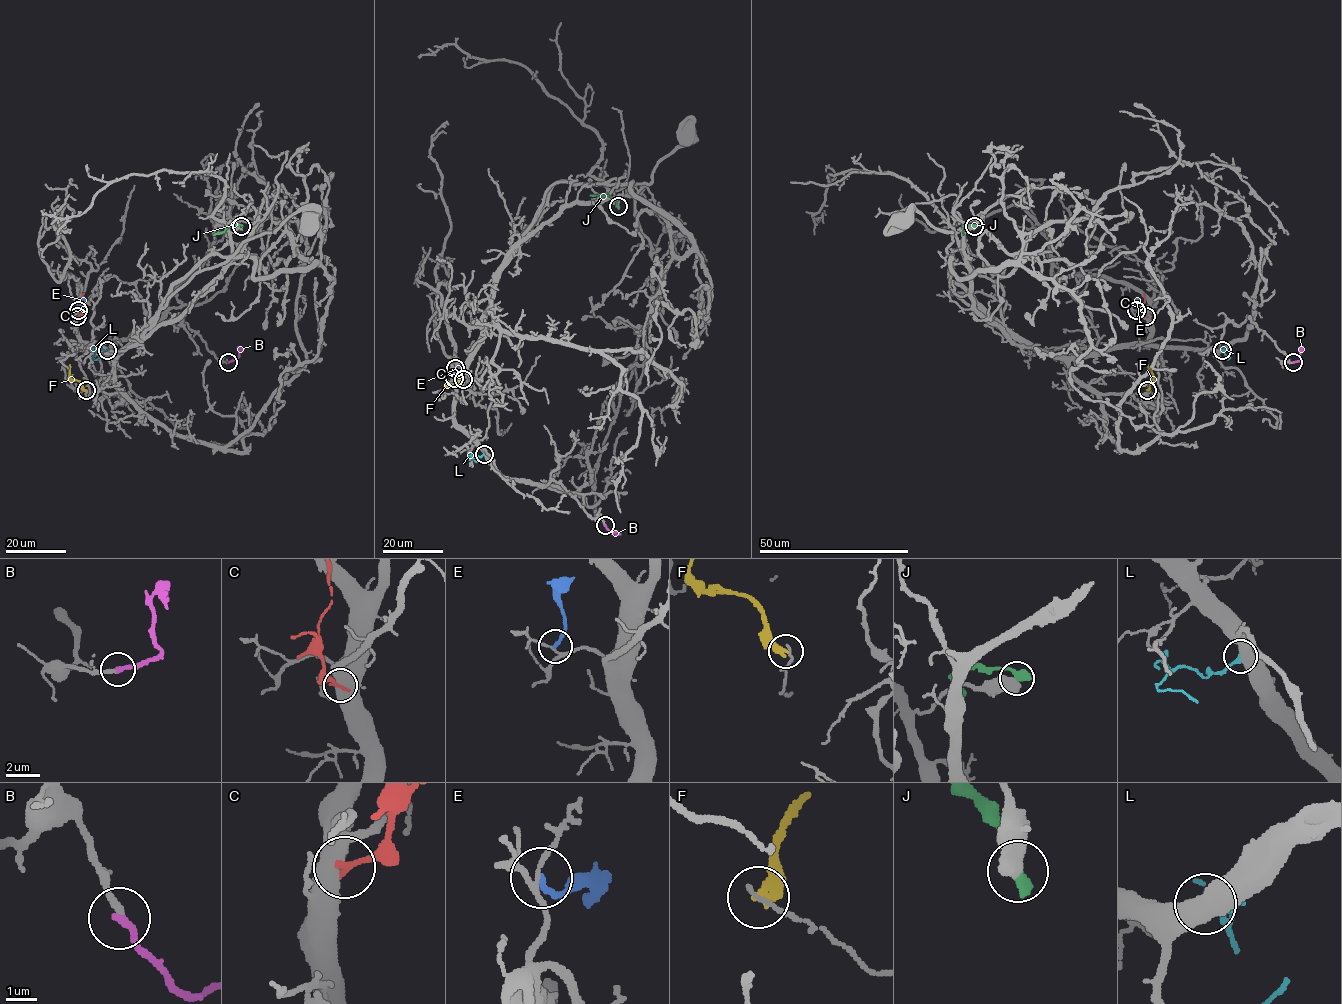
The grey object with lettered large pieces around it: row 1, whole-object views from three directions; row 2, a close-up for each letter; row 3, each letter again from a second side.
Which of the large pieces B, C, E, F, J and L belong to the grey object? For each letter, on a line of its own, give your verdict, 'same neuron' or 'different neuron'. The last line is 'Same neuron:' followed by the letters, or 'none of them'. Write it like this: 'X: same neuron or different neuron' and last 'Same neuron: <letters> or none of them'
B: same neuron
C: different neuron
E: different neuron
F: different neuron
J: different neuron
L: different neuron
Same neuron: B

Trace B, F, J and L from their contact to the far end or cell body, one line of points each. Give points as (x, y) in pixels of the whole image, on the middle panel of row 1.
B: (605, 525), (619, 534)
F: (463, 379), (446, 385), (446, 379)
J: (618, 206), (609, 195), (590, 194)
L: (484, 454), (469, 458), (476, 462)

